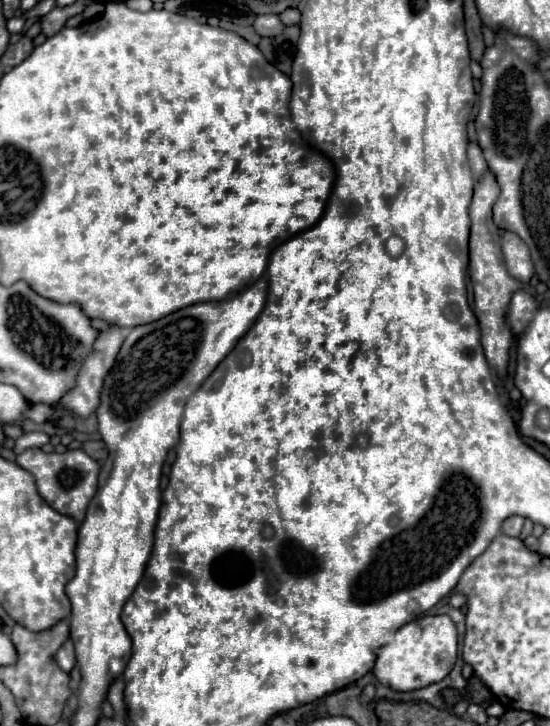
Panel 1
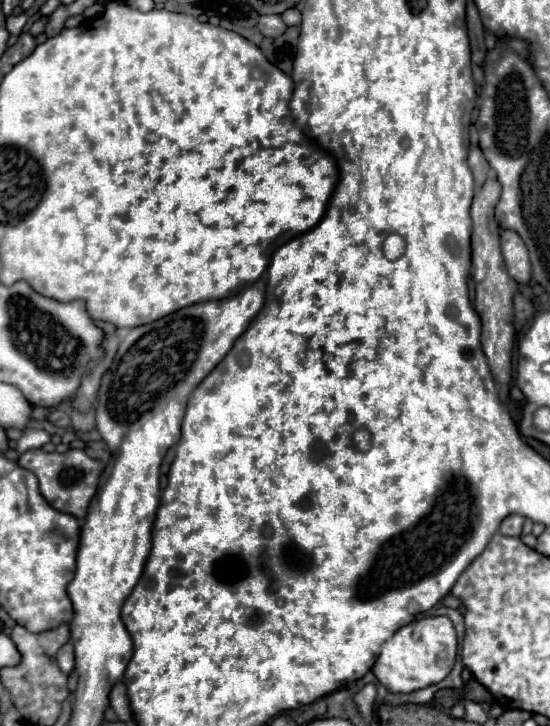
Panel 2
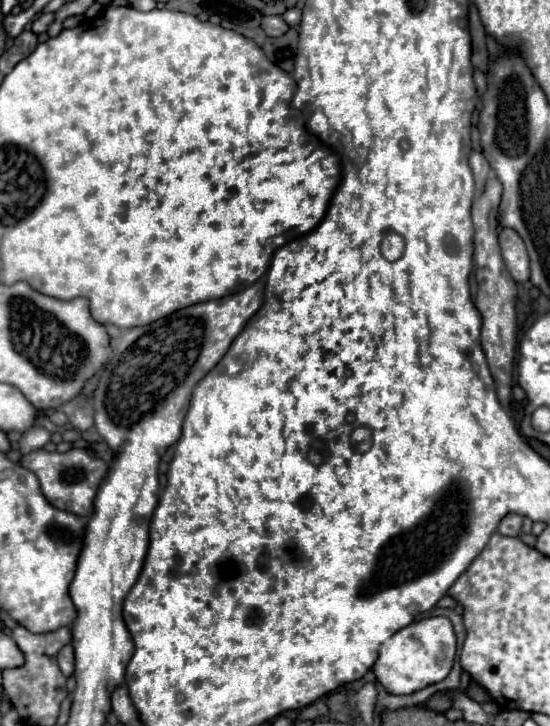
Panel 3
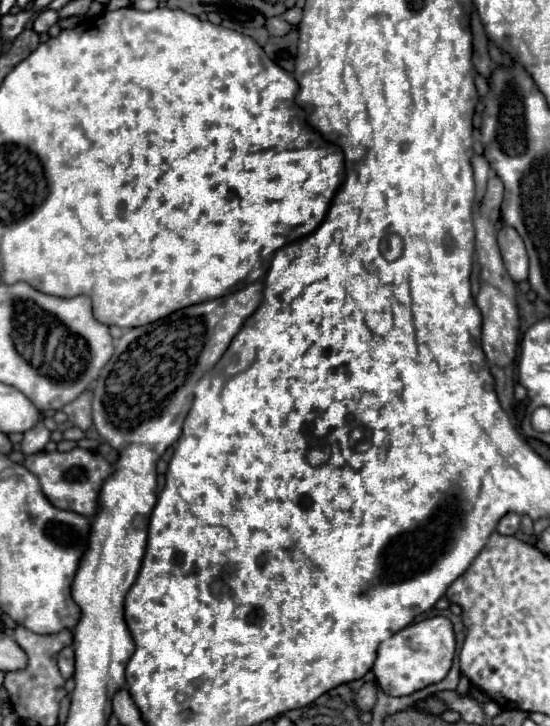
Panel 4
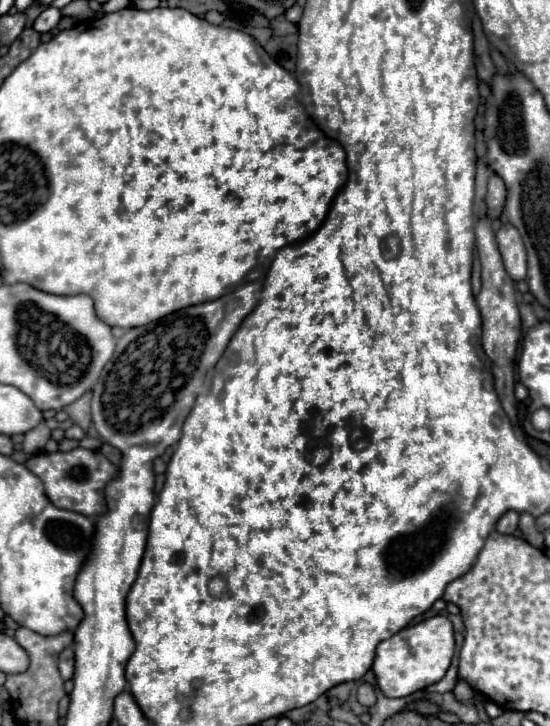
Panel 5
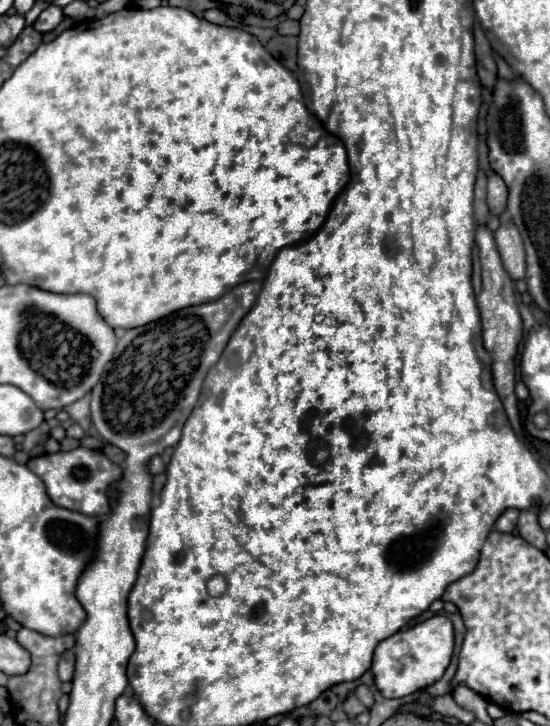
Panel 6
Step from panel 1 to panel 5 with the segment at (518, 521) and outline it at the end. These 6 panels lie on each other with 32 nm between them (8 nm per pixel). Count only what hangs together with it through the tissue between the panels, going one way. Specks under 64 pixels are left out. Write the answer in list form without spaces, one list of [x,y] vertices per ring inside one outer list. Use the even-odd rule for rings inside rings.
[[[510,510],[510,512],[506,512],[506,514],[498,520],[496,530],[498,530],[500,534],[514,534],[514,532],[518,530],[518,520],[520,520],[520,514]]]

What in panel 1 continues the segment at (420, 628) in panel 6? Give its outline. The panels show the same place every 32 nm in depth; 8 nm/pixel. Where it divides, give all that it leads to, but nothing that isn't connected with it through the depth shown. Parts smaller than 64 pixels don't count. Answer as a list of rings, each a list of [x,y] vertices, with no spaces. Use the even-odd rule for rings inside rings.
[[[422,616],[404,624],[394,638],[380,648],[374,676],[380,684],[386,684],[398,692],[410,692],[424,688],[432,682],[440,682],[454,668],[458,654],[458,630],[450,616]]]

